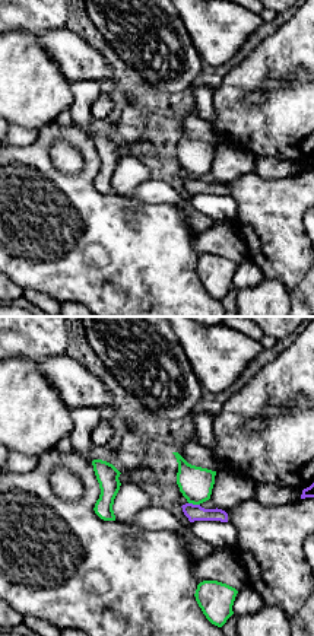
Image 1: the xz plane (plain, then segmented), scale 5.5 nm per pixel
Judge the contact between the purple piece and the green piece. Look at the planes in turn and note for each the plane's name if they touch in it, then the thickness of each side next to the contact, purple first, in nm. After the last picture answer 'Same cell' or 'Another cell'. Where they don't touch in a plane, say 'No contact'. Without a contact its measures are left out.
Touches purple in xz. Thickness 100 nm (purple) against 190 nm

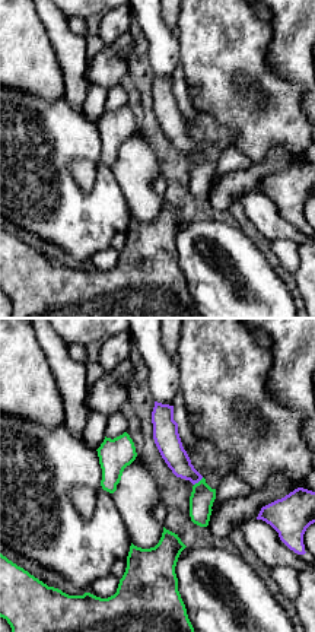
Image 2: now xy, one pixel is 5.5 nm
Touches purple in xy. Thickness 140 nm (purple) against 130 nm

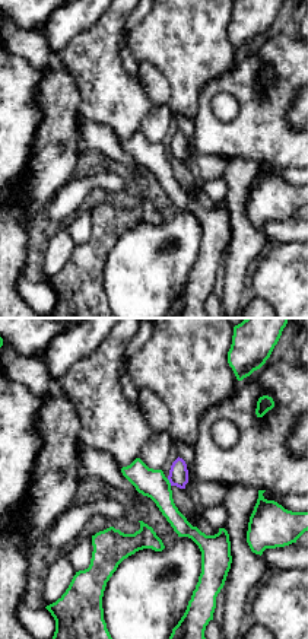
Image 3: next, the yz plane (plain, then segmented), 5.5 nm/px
Touches purple in yz. Thickness 110 nm (purple) against 160 nm

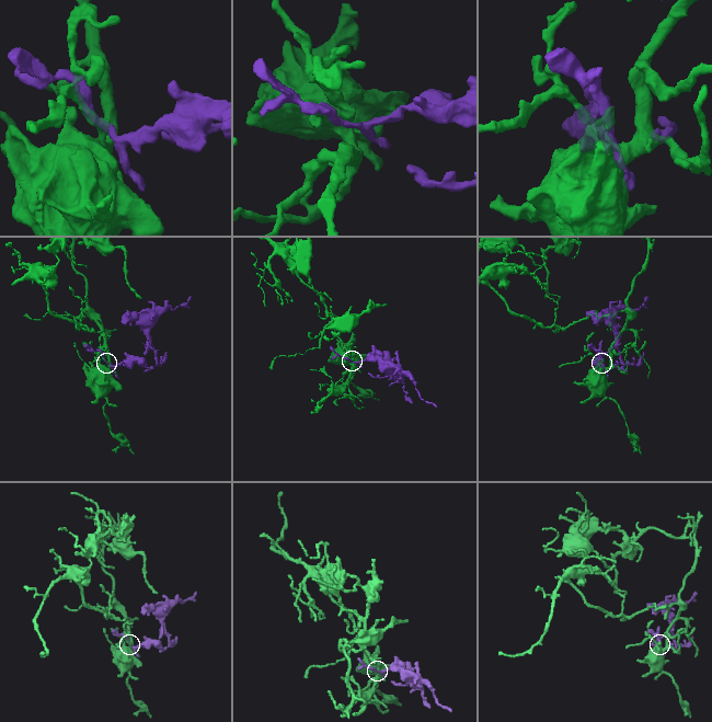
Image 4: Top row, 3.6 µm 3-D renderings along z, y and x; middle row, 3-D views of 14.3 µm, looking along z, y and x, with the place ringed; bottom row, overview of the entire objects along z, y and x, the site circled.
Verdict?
Another cell

